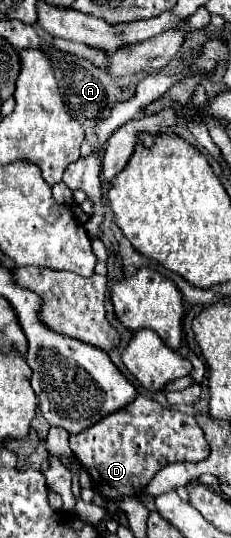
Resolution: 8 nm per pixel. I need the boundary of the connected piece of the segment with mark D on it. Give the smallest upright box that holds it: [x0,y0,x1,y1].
[69,395,209,499]

